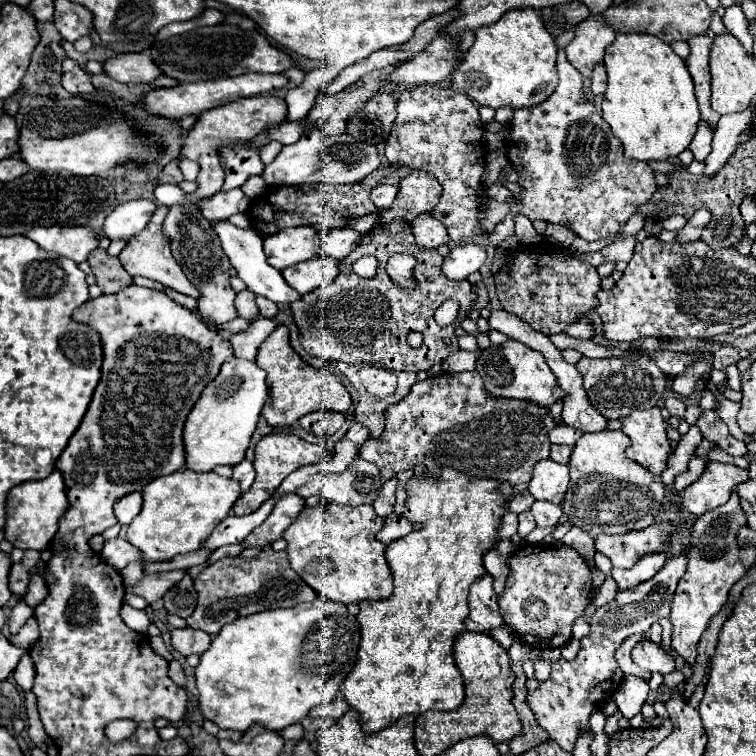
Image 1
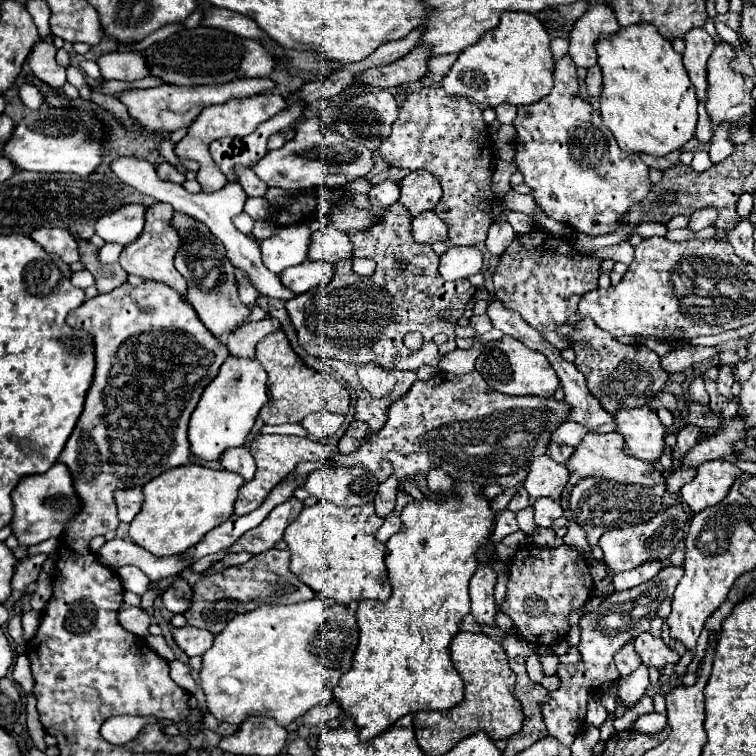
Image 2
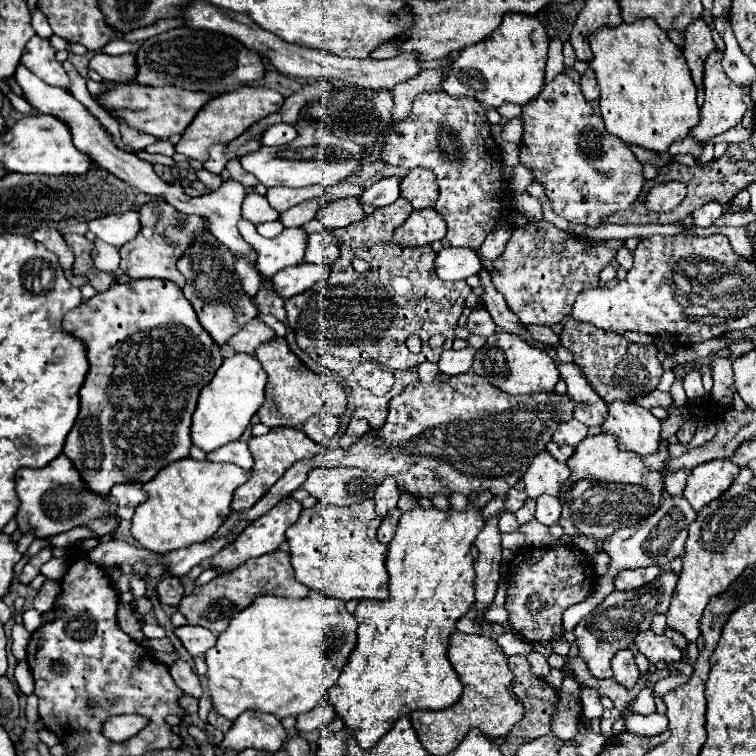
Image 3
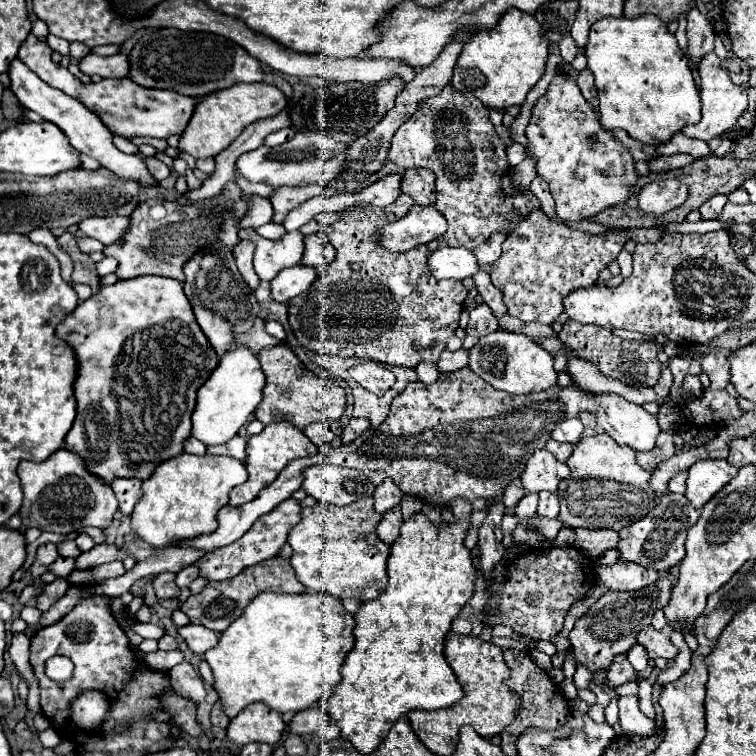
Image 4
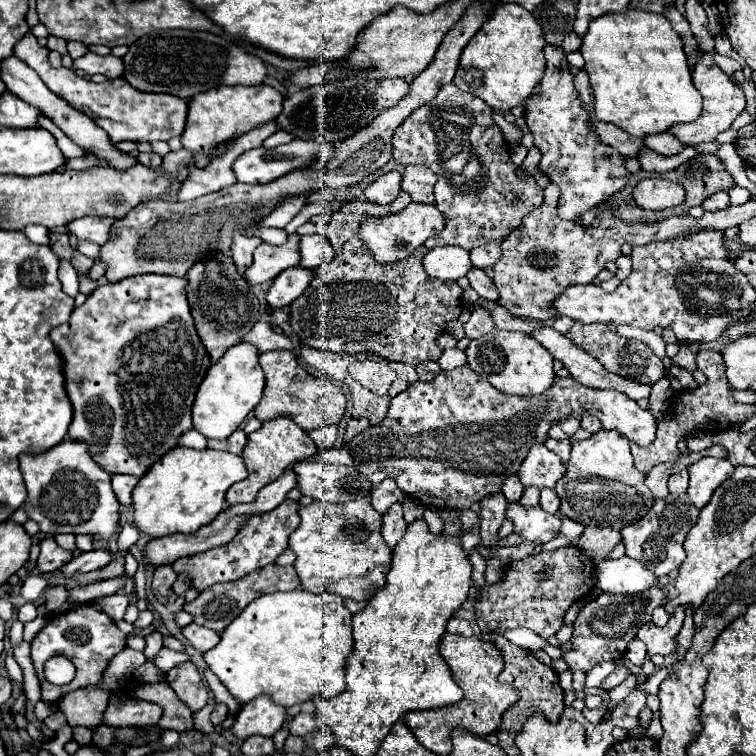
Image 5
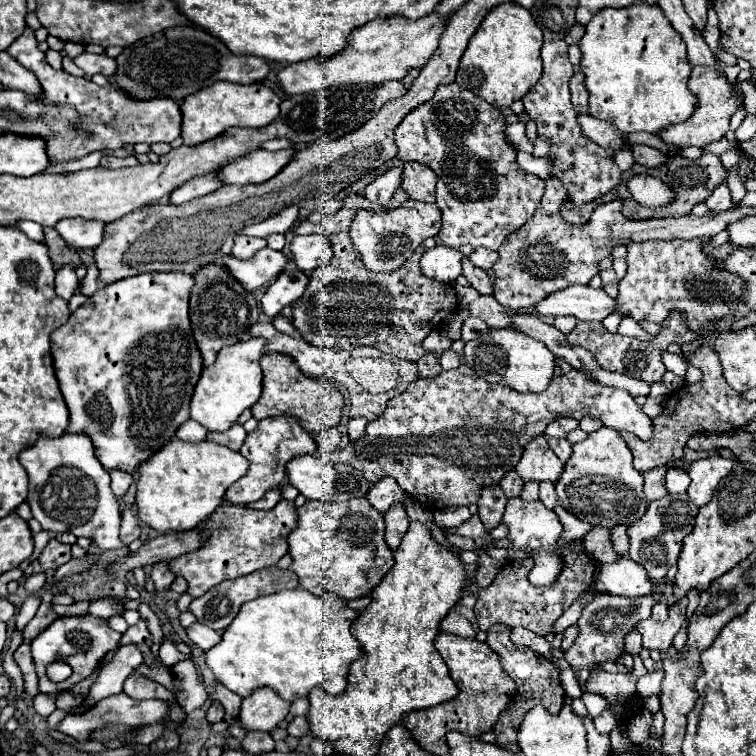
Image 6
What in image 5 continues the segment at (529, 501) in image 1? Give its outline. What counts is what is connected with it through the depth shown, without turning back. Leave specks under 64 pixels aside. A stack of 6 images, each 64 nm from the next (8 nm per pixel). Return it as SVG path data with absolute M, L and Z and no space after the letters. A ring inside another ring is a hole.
M510 476L510 478L508 478L508 480L504 480L504 484L502 484L502 494L506 496L506 500L508 500L508 502L520 500L522 490L524 490L524 486L520 484L518 476Z

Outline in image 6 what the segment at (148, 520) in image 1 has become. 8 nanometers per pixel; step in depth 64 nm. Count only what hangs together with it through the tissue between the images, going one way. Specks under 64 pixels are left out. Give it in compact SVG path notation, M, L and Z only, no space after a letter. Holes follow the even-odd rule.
M172 438L160 452L152 454L138 468L136 506L138 518L158 532L194 530L206 516L210 516L230 484L248 472L248 460L222 444L202 440L198 444Z

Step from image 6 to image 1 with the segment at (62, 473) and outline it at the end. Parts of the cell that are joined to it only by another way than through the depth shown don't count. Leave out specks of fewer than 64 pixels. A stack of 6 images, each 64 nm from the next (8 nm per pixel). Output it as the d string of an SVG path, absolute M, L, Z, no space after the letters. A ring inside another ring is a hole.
M54 470L44 480L30 480L12 488L12 492L8 494L8 520L4 526L6 540L10 540L16 548L22 550L44 550L58 532L58 522L64 516L64 510L68 510L68 506L70 502L66 496L64 476L58 470Z

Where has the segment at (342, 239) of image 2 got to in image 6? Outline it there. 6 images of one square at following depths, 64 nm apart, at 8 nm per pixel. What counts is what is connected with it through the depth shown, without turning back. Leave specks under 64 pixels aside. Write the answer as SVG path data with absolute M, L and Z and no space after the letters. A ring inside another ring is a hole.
M322 234L294 236L290 252L292 252L292 262L304 274L312 274L316 268L326 266L332 260L332 246Z

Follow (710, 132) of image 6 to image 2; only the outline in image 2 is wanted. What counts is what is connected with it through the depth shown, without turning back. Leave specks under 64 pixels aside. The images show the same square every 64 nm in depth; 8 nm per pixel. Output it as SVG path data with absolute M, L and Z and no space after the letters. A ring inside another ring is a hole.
M718 42L714 52L708 58L708 100L706 100L706 112L712 122L712 130L716 130L722 124L734 124L738 122L746 112L752 110L754 100L750 98L752 80L742 78L728 66L728 58L732 58L732 48L726 42Z

